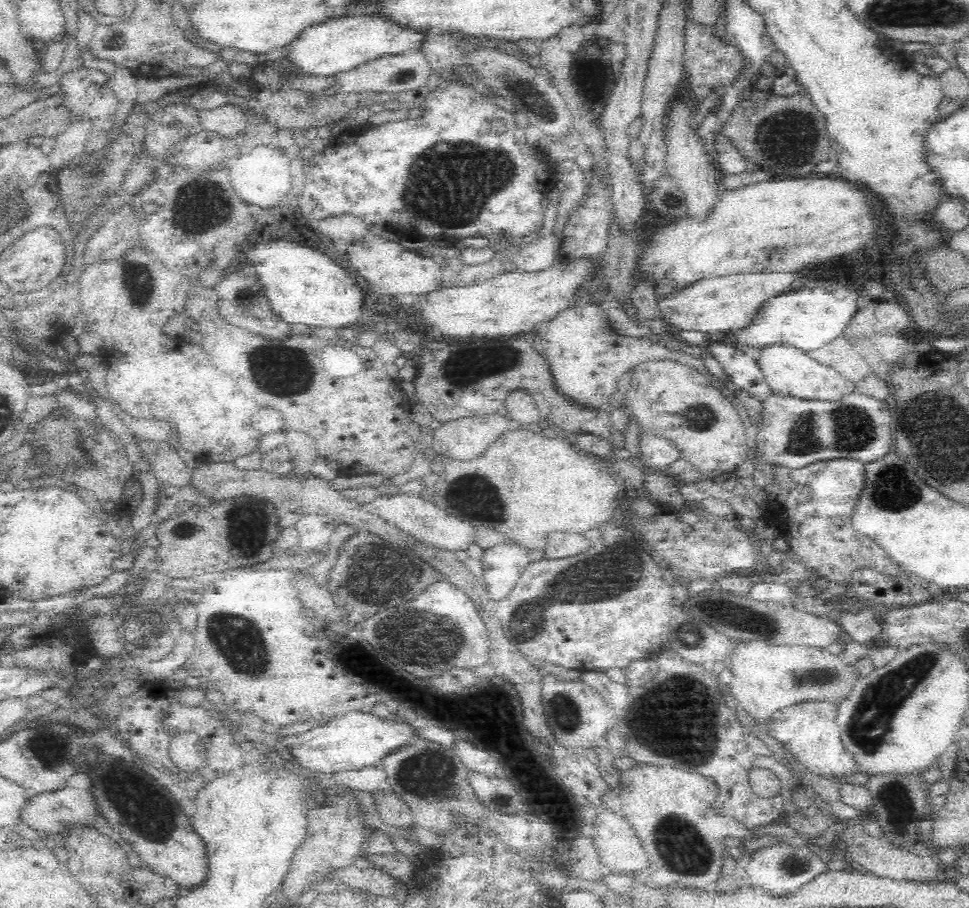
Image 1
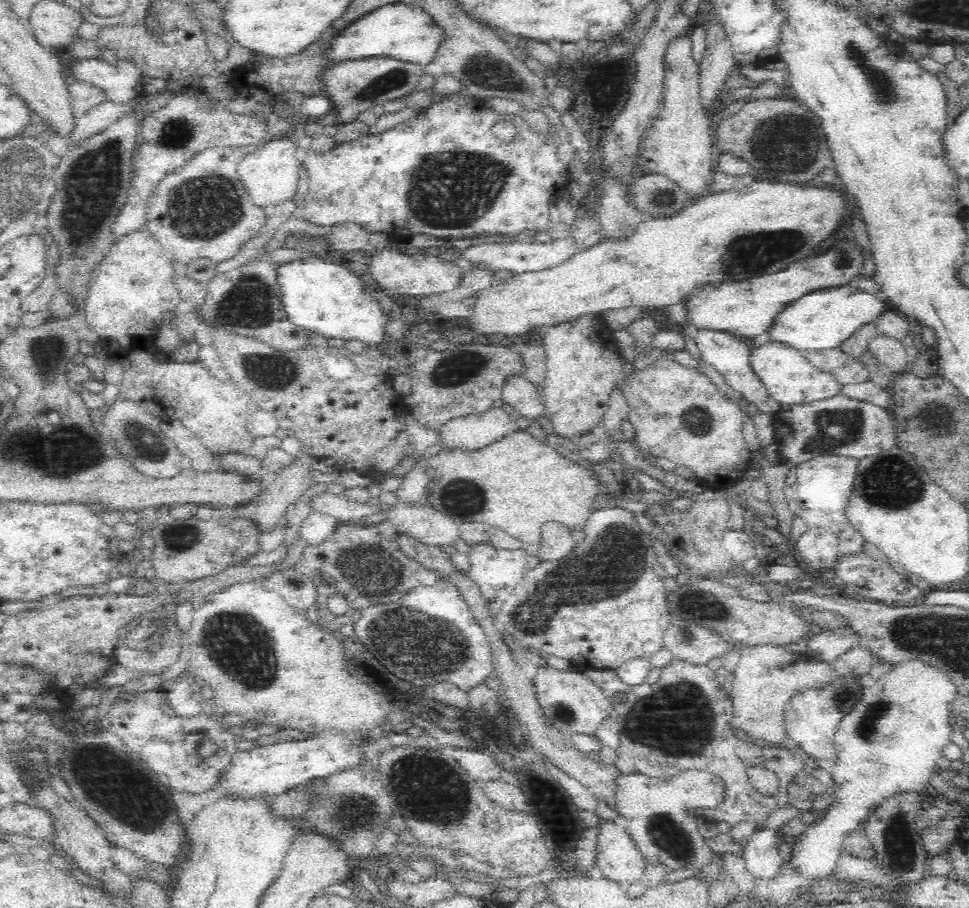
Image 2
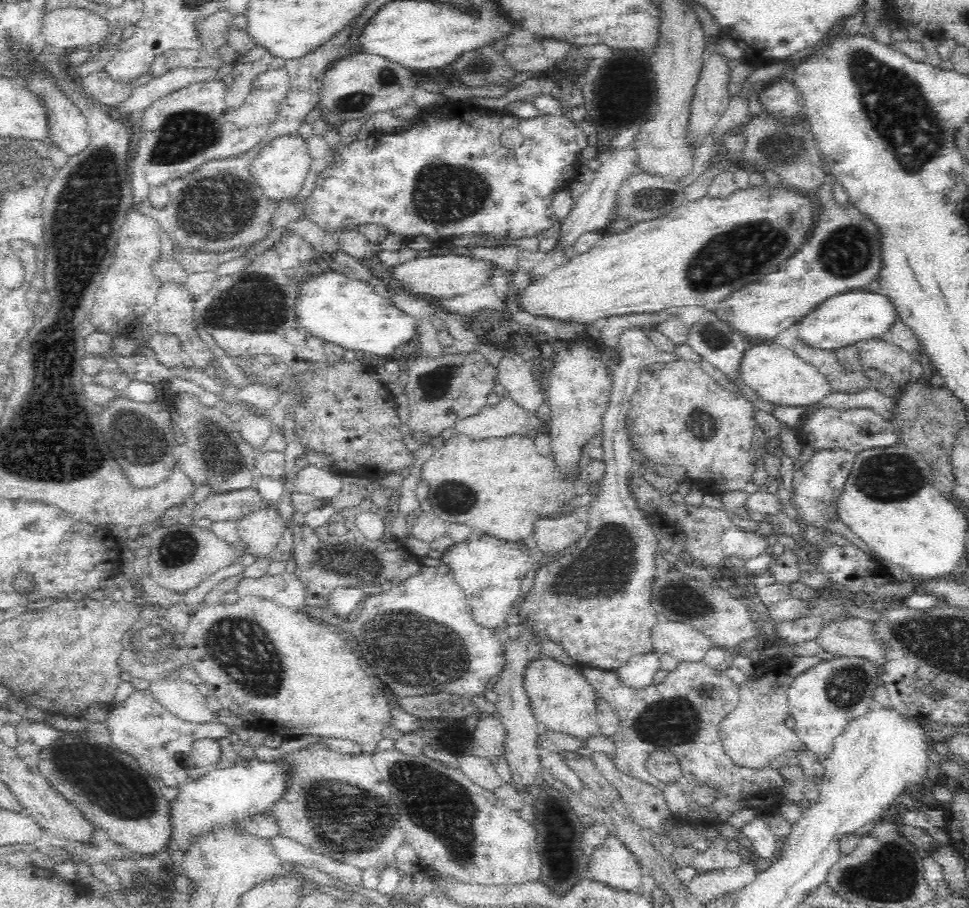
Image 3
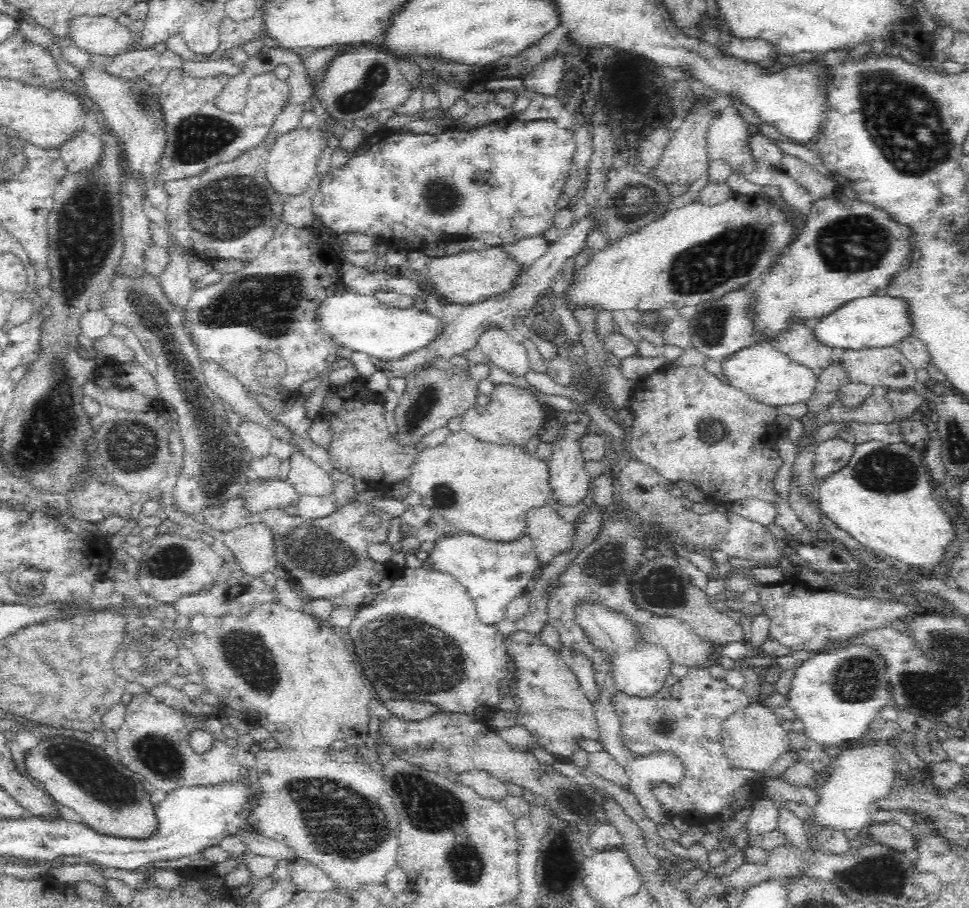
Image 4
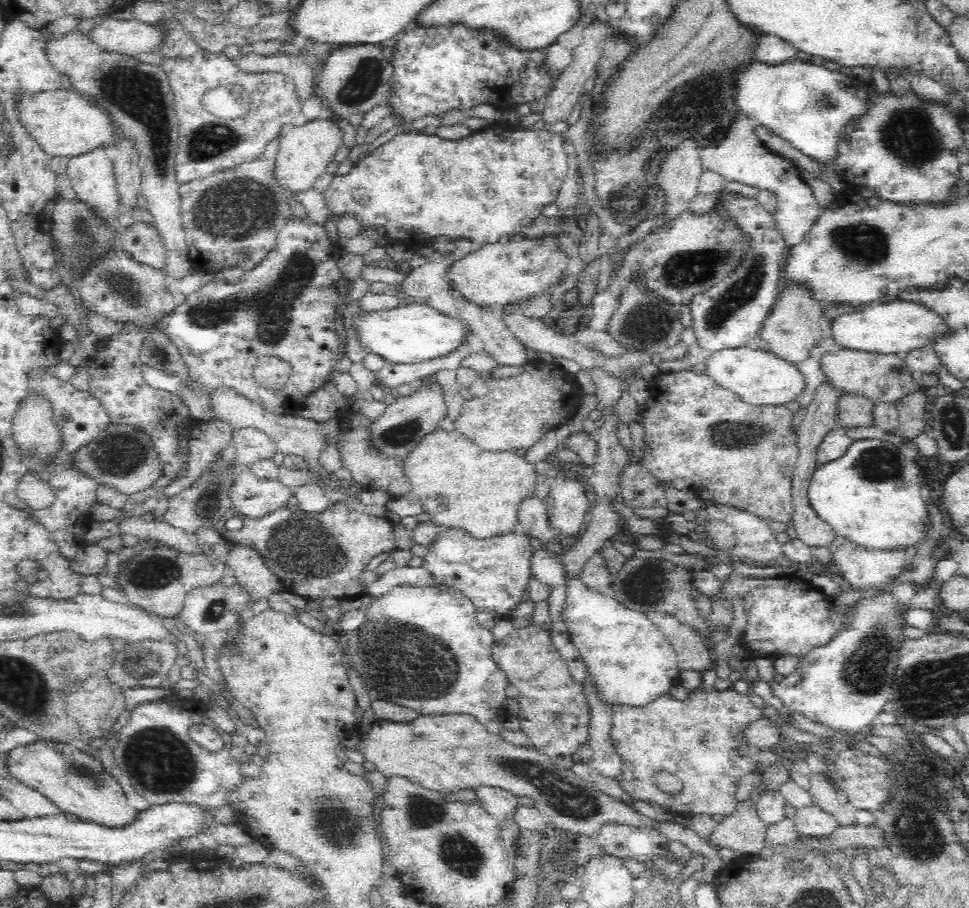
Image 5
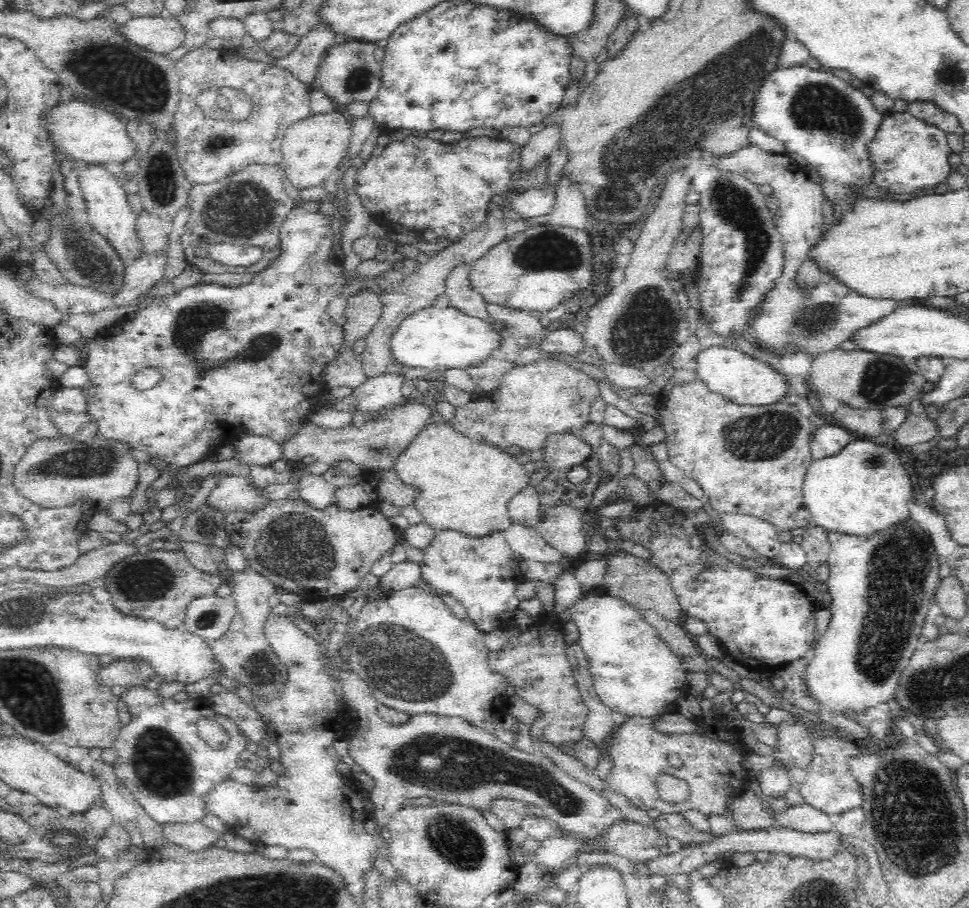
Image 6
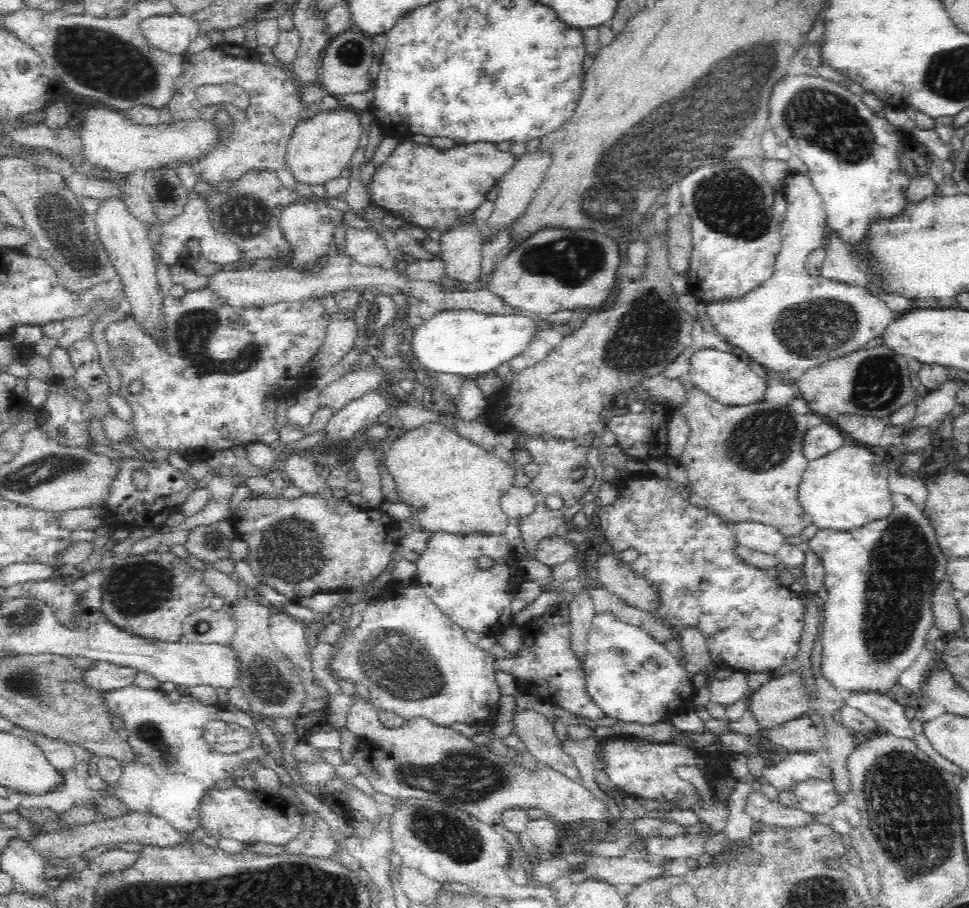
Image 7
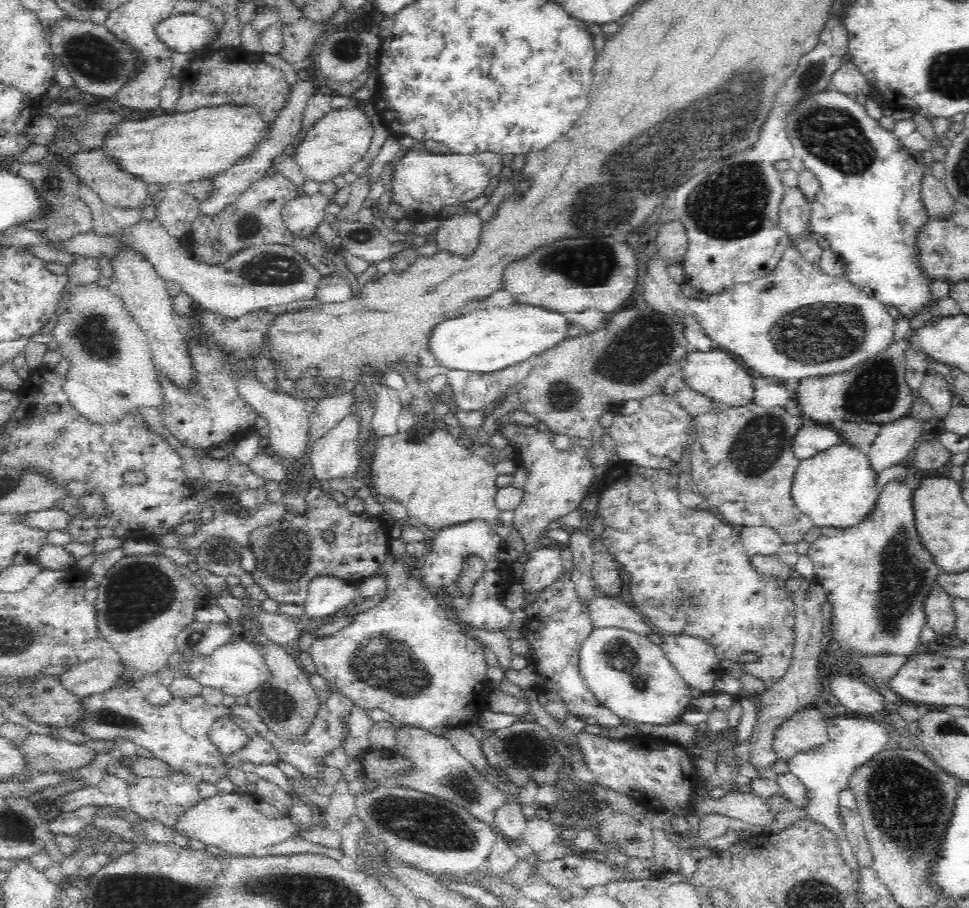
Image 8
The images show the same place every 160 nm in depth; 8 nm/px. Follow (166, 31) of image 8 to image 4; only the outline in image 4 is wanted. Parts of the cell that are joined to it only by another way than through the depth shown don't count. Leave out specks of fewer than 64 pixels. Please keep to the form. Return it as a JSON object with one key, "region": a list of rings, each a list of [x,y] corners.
{"region":[[[74,16],[66,24],[66,38],[91,55],[113,56],[134,50],[136,37],[117,20],[104,16]]]}

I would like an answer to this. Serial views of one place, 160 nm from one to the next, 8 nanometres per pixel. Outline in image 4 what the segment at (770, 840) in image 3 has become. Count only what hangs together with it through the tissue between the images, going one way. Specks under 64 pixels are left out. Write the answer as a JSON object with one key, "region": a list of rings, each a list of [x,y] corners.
{"region":[[[758,797],[753,802],[753,810],[748,822],[734,839],[733,847],[743,850],[748,846],[748,836],[758,836],[773,831],[778,824],[777,803],[774,800]]]}

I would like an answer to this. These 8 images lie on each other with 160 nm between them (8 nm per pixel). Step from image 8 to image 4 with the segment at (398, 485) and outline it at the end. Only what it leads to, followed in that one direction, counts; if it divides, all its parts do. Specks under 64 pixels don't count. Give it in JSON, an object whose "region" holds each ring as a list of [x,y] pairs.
{"region":[[[462,428],[451,432],[439,445],[421,449],[420,456],[410,468],[408,480],[410,489],[422,496],[422,505],[441,515],[459,533],[478,535],[494,542],[511,542],[526,535],[529,511],[546,507],[553,493],[549,482],[549,466],[544,460],[526,454],[522,446],[480,444],[480,439]]]}

